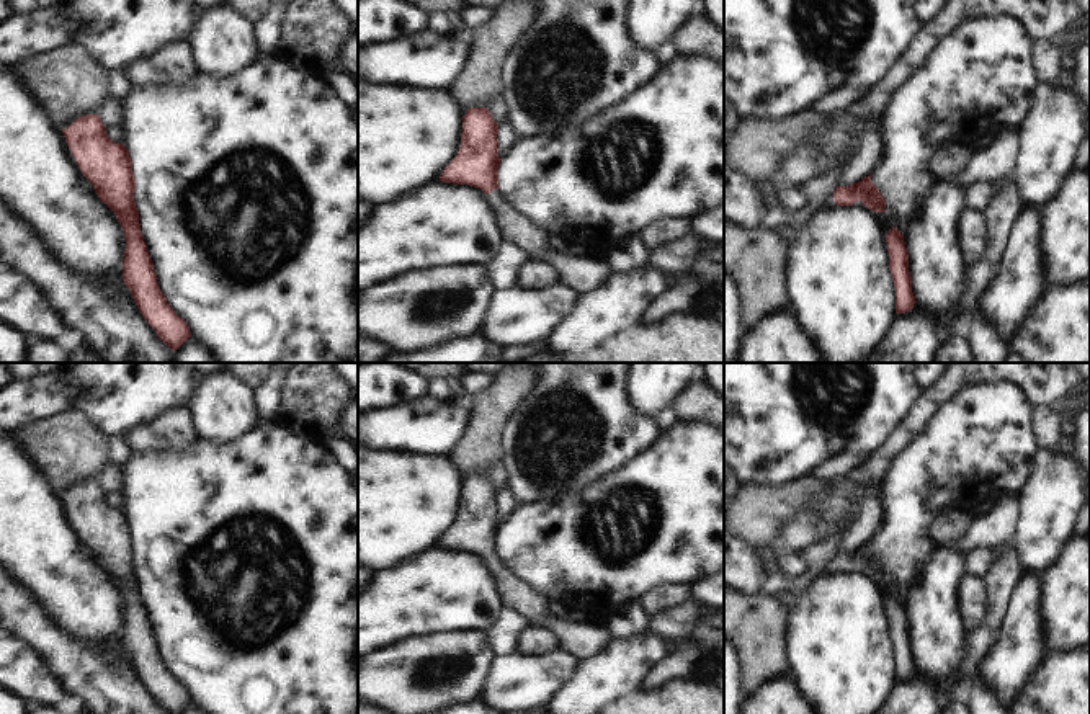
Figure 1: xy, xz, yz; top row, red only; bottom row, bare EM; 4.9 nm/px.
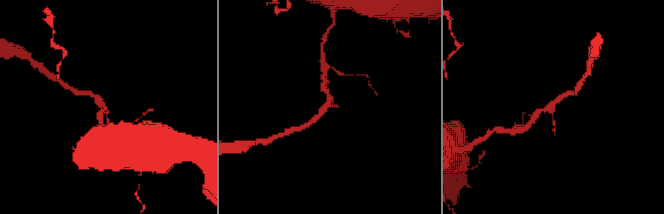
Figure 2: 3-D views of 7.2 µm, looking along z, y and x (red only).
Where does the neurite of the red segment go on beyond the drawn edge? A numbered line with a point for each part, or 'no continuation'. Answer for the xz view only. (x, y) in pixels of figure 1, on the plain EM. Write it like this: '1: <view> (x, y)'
1: xz (585, 639)

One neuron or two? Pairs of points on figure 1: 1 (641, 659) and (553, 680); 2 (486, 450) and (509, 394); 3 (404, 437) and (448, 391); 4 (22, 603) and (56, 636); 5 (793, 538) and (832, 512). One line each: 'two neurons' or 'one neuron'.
1: two neurons
2: one neuron
3: two neurons
4: one neuron
5: one neuron

